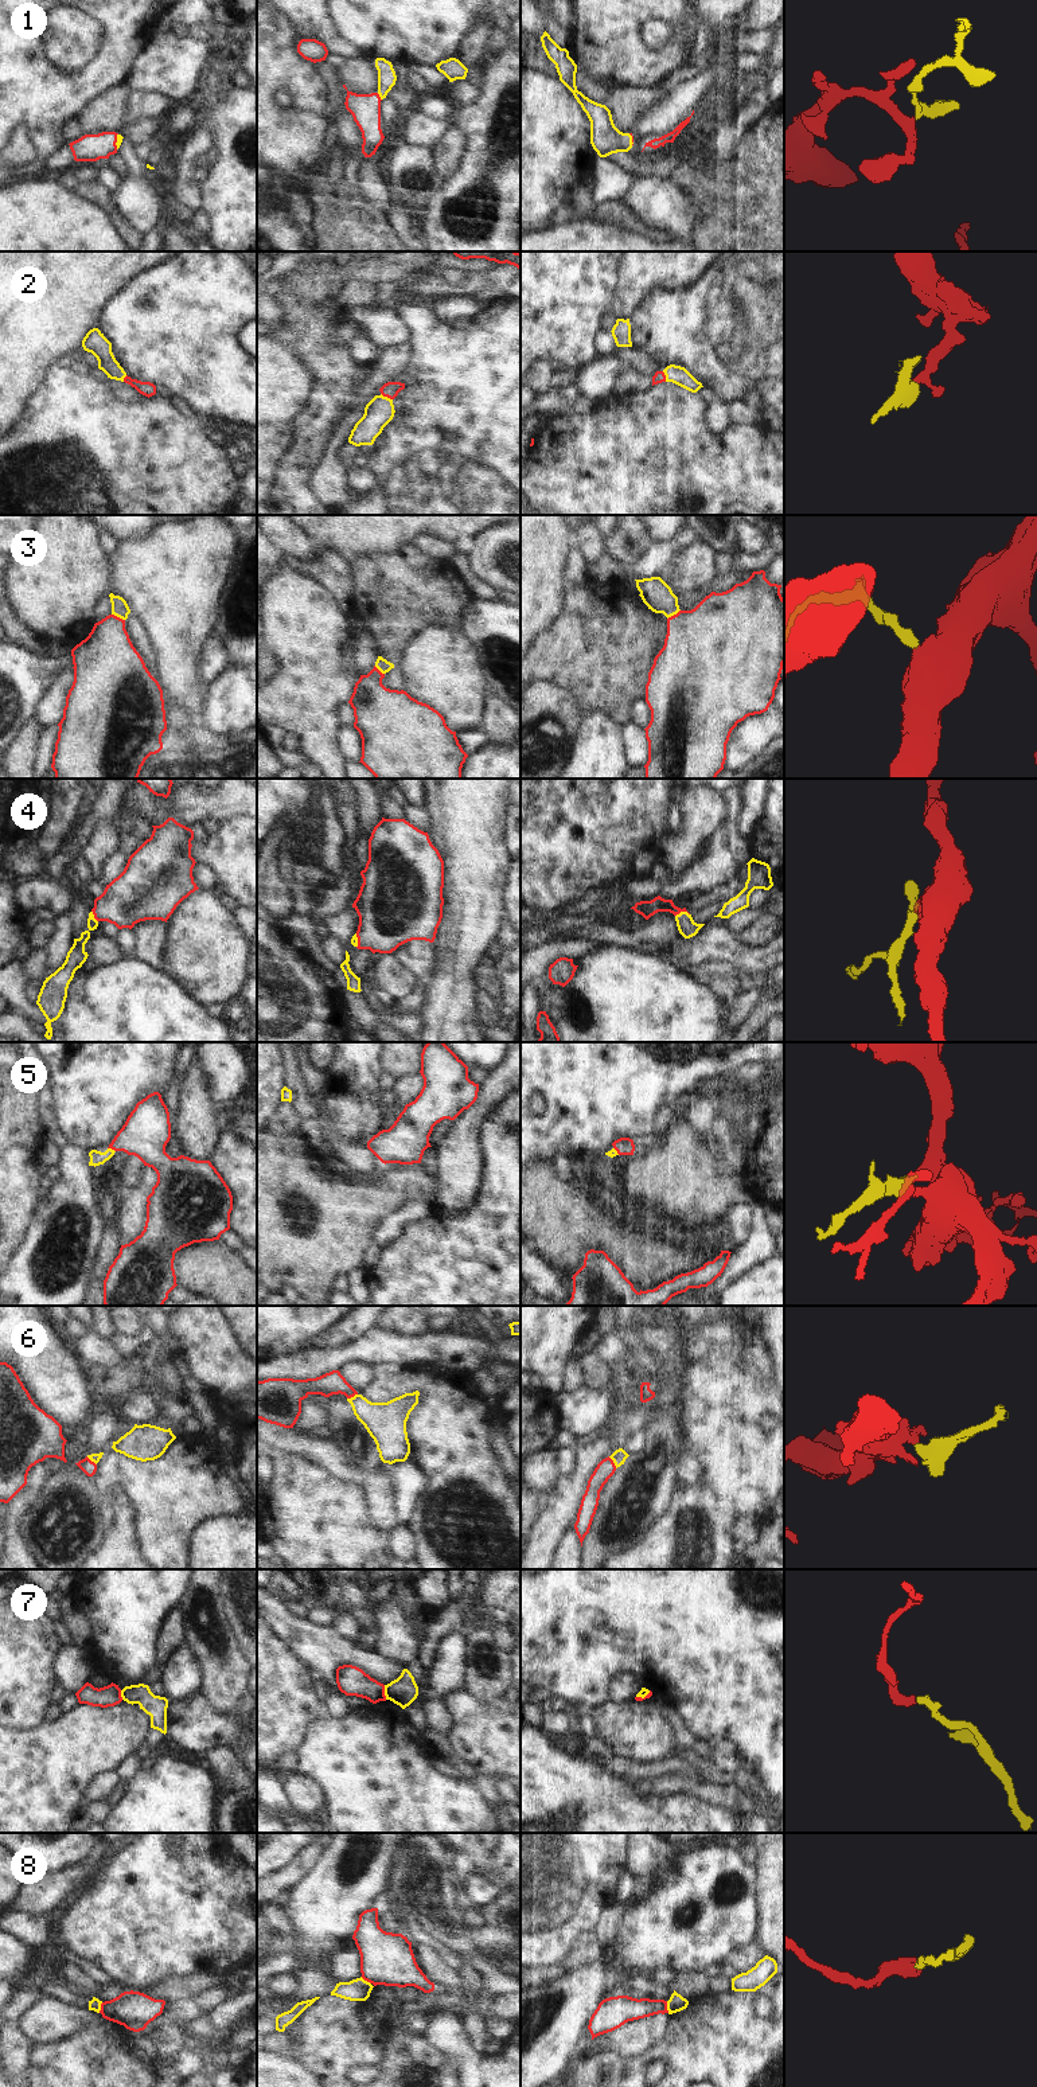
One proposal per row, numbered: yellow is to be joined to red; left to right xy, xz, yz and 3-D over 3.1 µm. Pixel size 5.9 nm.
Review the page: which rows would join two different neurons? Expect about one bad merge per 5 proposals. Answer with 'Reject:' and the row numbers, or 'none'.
Reject: 7, 8

